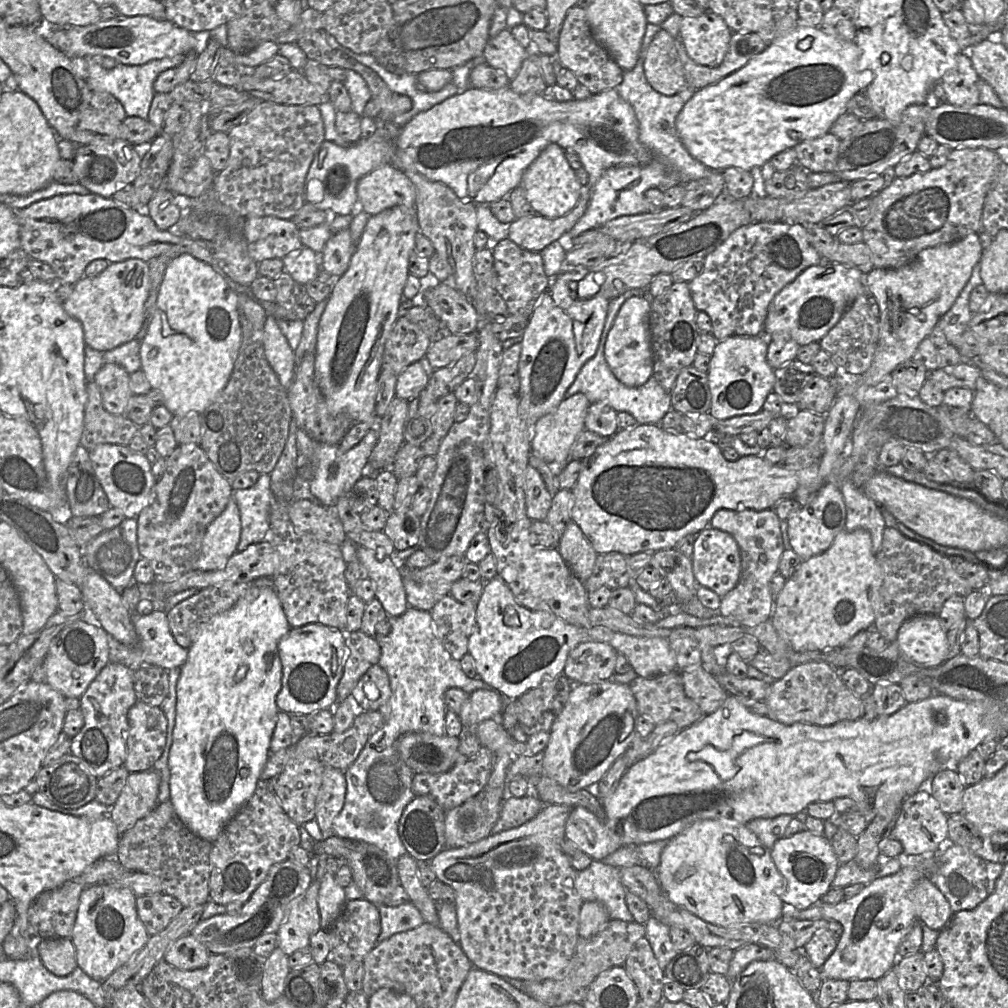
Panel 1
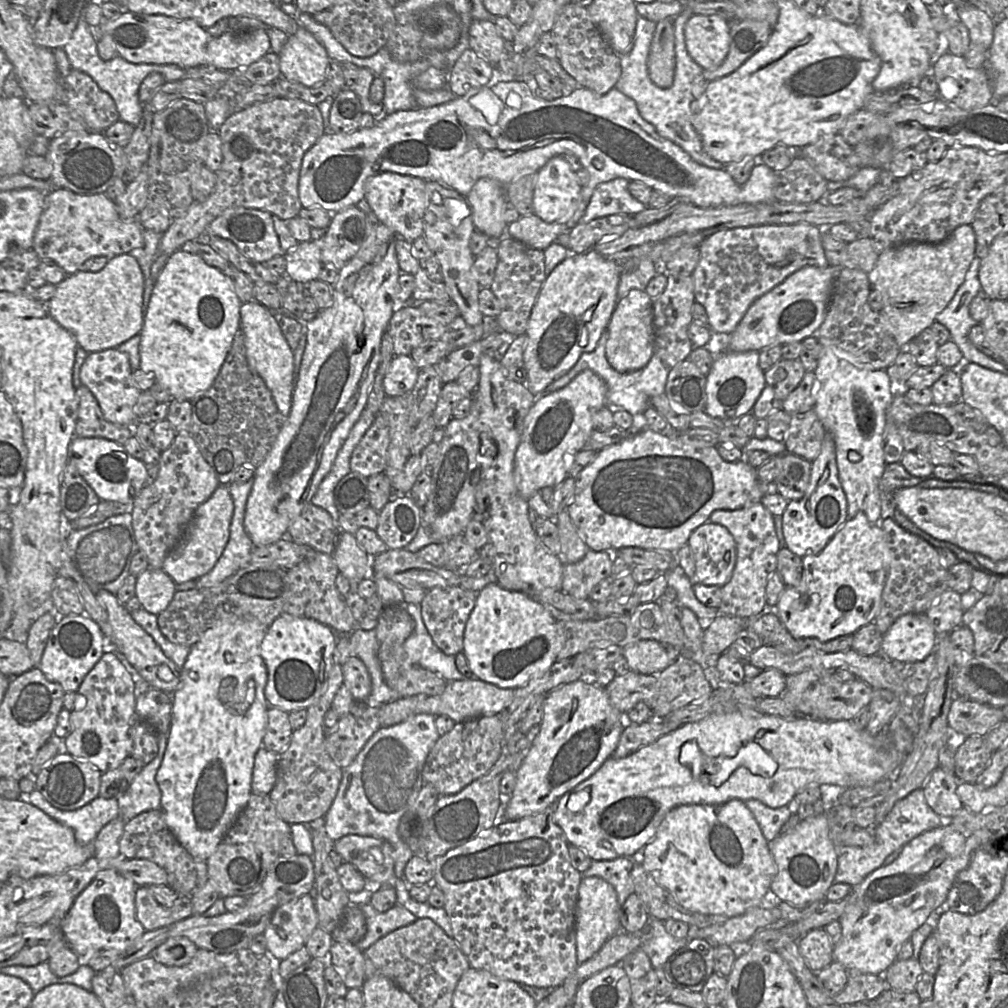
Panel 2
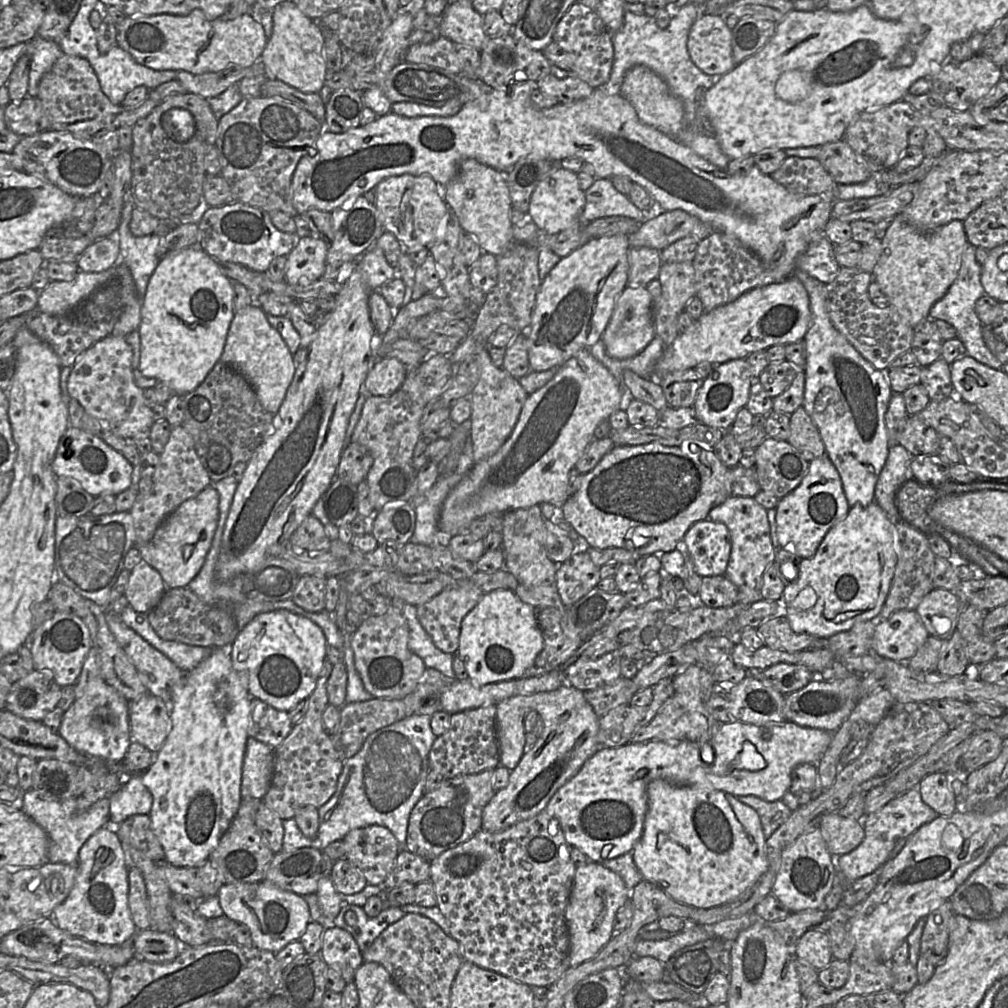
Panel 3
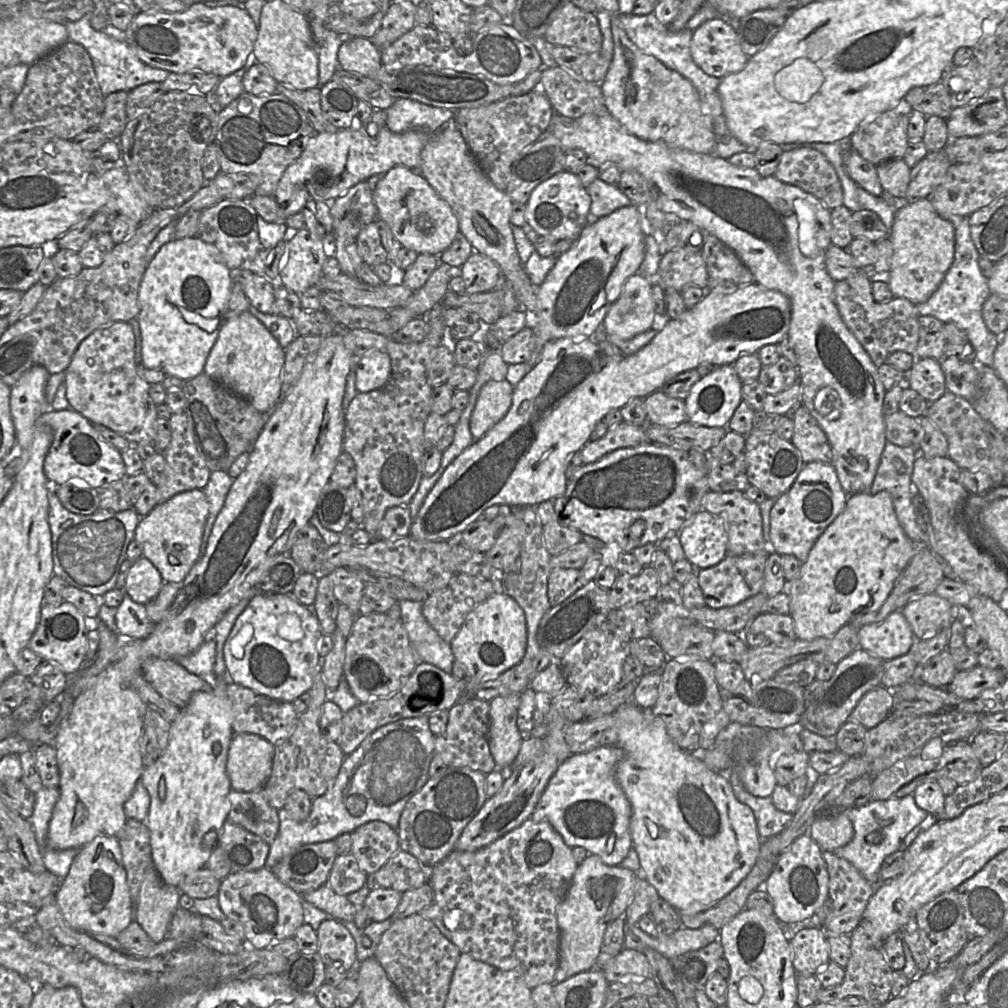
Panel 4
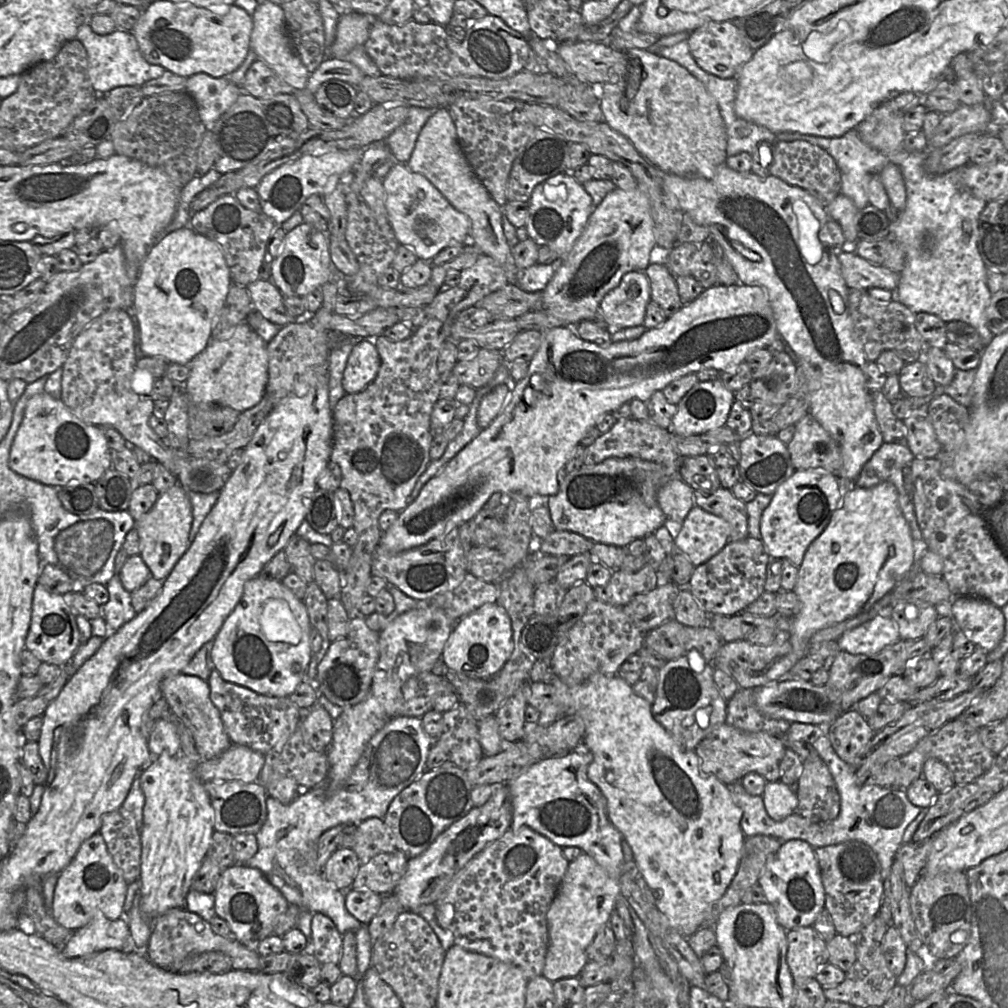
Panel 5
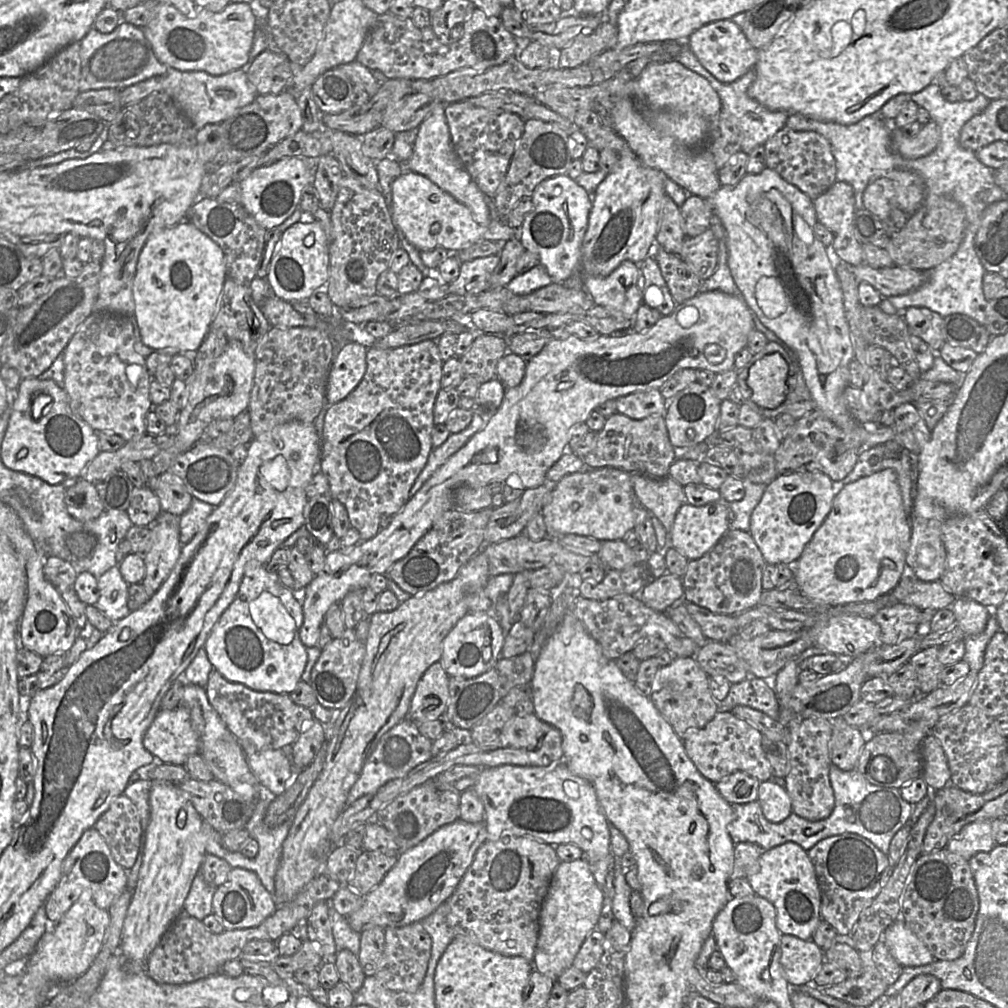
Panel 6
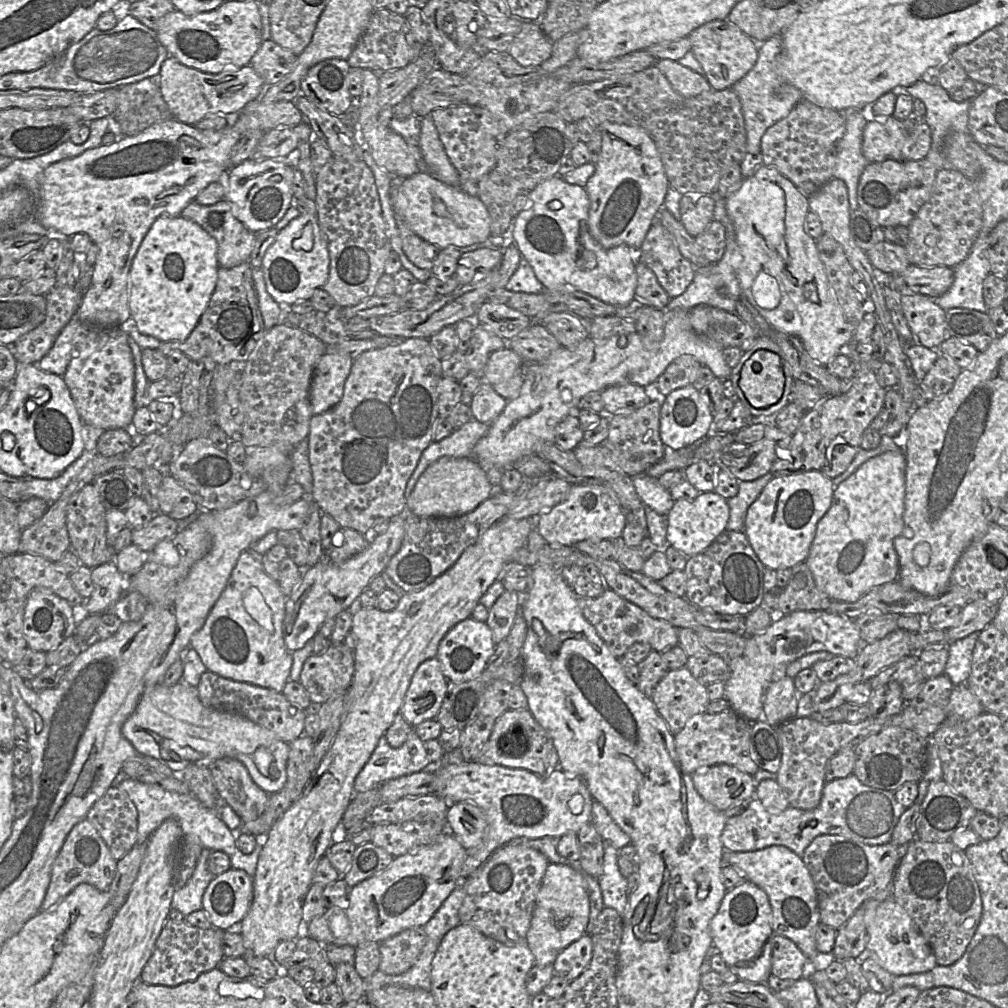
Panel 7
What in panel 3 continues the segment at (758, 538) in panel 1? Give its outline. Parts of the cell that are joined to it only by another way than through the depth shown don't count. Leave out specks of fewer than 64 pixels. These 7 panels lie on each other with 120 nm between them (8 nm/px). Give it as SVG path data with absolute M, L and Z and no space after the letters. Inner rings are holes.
M729 496L708 514L710 520L723 523L730 532L731 553L725 576L738 588L738 603L751 605L761 599L762 578L765 570L775 560L767 510L752 497Z

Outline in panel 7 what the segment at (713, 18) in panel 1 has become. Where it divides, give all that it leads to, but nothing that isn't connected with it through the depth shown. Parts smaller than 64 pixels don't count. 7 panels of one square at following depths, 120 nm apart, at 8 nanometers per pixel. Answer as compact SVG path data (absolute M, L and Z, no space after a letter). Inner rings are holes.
M727 18L701 25L690 33L689 39L691 51L701 64L705 78L713 90L731 88L754 67L758 60L759 44Z

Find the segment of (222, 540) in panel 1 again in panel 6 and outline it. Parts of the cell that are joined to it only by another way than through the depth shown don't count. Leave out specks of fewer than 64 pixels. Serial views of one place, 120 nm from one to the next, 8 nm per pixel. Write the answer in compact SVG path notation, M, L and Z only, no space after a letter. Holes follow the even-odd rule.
M161 512L150 526L152 546L143 557L145 576L141 581L149 596L153 596L168 577L182 550L179 520L179 516Z

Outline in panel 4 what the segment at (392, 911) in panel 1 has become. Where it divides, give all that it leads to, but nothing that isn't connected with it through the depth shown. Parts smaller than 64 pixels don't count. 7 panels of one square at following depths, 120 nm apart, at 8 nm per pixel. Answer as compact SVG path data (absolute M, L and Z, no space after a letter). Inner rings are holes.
M386 919L384 921L373 921L364 929L358 928L354 921L341 921L349 930L356 942L357 961L363 962L367 958L375 955L378 944L384 932L391 927L394 921Z

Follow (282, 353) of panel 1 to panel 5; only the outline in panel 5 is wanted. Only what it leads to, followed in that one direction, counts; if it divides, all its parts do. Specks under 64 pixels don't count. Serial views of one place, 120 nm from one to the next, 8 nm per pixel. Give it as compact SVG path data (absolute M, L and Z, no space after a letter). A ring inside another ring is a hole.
M241 323L230 330L224 330L217 338L211 338L207 346L187 366L190 375L186 382L186 394L194 403L218 404L246 411L257 405L265 395L268 381L267 343L247 324Z

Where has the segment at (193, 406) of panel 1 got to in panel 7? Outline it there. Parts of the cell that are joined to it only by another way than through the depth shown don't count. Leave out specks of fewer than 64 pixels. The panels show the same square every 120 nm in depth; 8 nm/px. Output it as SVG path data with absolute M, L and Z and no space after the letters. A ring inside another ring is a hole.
M163 214L151 225L129 272L129 309L140 333L161 342L184 341L207 308L218 280L216 240L183 216Z

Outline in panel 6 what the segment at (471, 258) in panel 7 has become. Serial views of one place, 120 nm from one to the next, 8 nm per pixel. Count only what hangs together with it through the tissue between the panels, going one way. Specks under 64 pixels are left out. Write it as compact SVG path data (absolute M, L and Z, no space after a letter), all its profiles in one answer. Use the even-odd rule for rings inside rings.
M499 254L462 262L459 276L449 284L449 294L479 294L490 289L490 277L499 262Z

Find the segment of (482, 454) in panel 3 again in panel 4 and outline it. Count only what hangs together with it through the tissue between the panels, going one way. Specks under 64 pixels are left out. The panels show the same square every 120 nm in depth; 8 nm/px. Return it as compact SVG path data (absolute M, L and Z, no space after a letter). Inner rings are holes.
M505 379L486 382L478 395L470 419L473 438L479 440L508 412L514 387Z

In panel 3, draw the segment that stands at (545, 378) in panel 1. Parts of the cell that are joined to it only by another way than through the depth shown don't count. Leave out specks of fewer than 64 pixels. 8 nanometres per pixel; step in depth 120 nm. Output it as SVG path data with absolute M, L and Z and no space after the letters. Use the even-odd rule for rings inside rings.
M625 234L590 239L561 258L542 280L536 295L531 322L525 333L528 338L528 358L532 371L556 369L576 352L590 348L602 337L618 296L628 286L629 249L628 236Z

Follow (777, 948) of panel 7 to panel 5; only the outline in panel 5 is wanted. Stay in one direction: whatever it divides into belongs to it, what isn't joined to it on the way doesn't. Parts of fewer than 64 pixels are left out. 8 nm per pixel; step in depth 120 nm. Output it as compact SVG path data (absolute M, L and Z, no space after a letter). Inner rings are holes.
M813 926L787 931L786 962L794 983L815 978L822 966L828 963L827 942Z

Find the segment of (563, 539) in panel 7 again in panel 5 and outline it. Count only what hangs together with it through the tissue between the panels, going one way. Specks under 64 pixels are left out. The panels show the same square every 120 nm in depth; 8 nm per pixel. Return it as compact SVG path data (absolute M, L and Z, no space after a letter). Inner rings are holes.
M611 457L591 466L566 474L559 491L547 500L551 519L556 530L571 531L598 543L626 548L635 539L644 539L662 527L666 517L657 503L657 491L671 478L670 470L661 464L626 457Z

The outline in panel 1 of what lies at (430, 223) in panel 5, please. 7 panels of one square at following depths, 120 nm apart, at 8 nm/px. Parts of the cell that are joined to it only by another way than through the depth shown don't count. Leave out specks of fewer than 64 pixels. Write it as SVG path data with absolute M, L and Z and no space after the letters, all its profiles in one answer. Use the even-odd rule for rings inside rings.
M383 164L363 176L357 184L358 208L376 215L388 208L404 205L416 208L416 189L408 177L391 164Z

